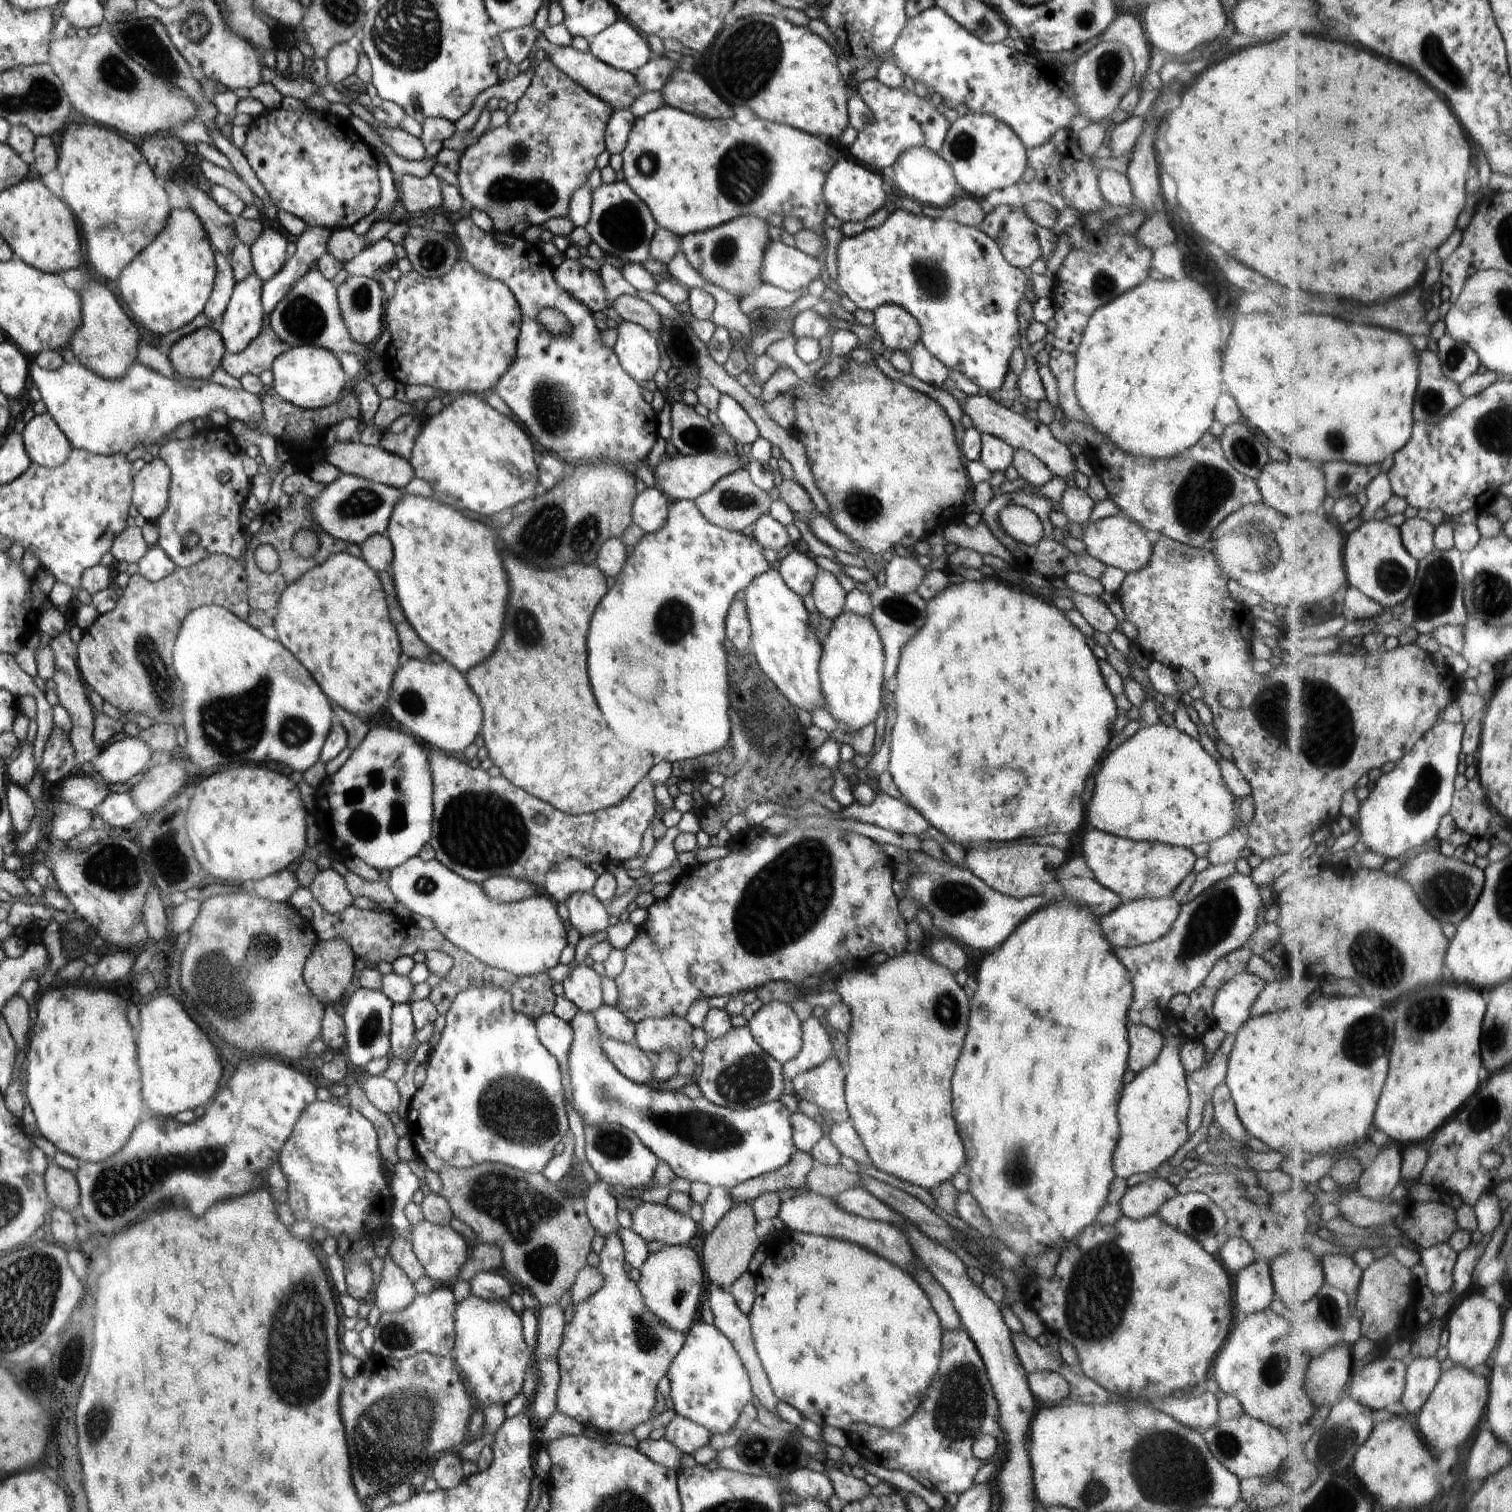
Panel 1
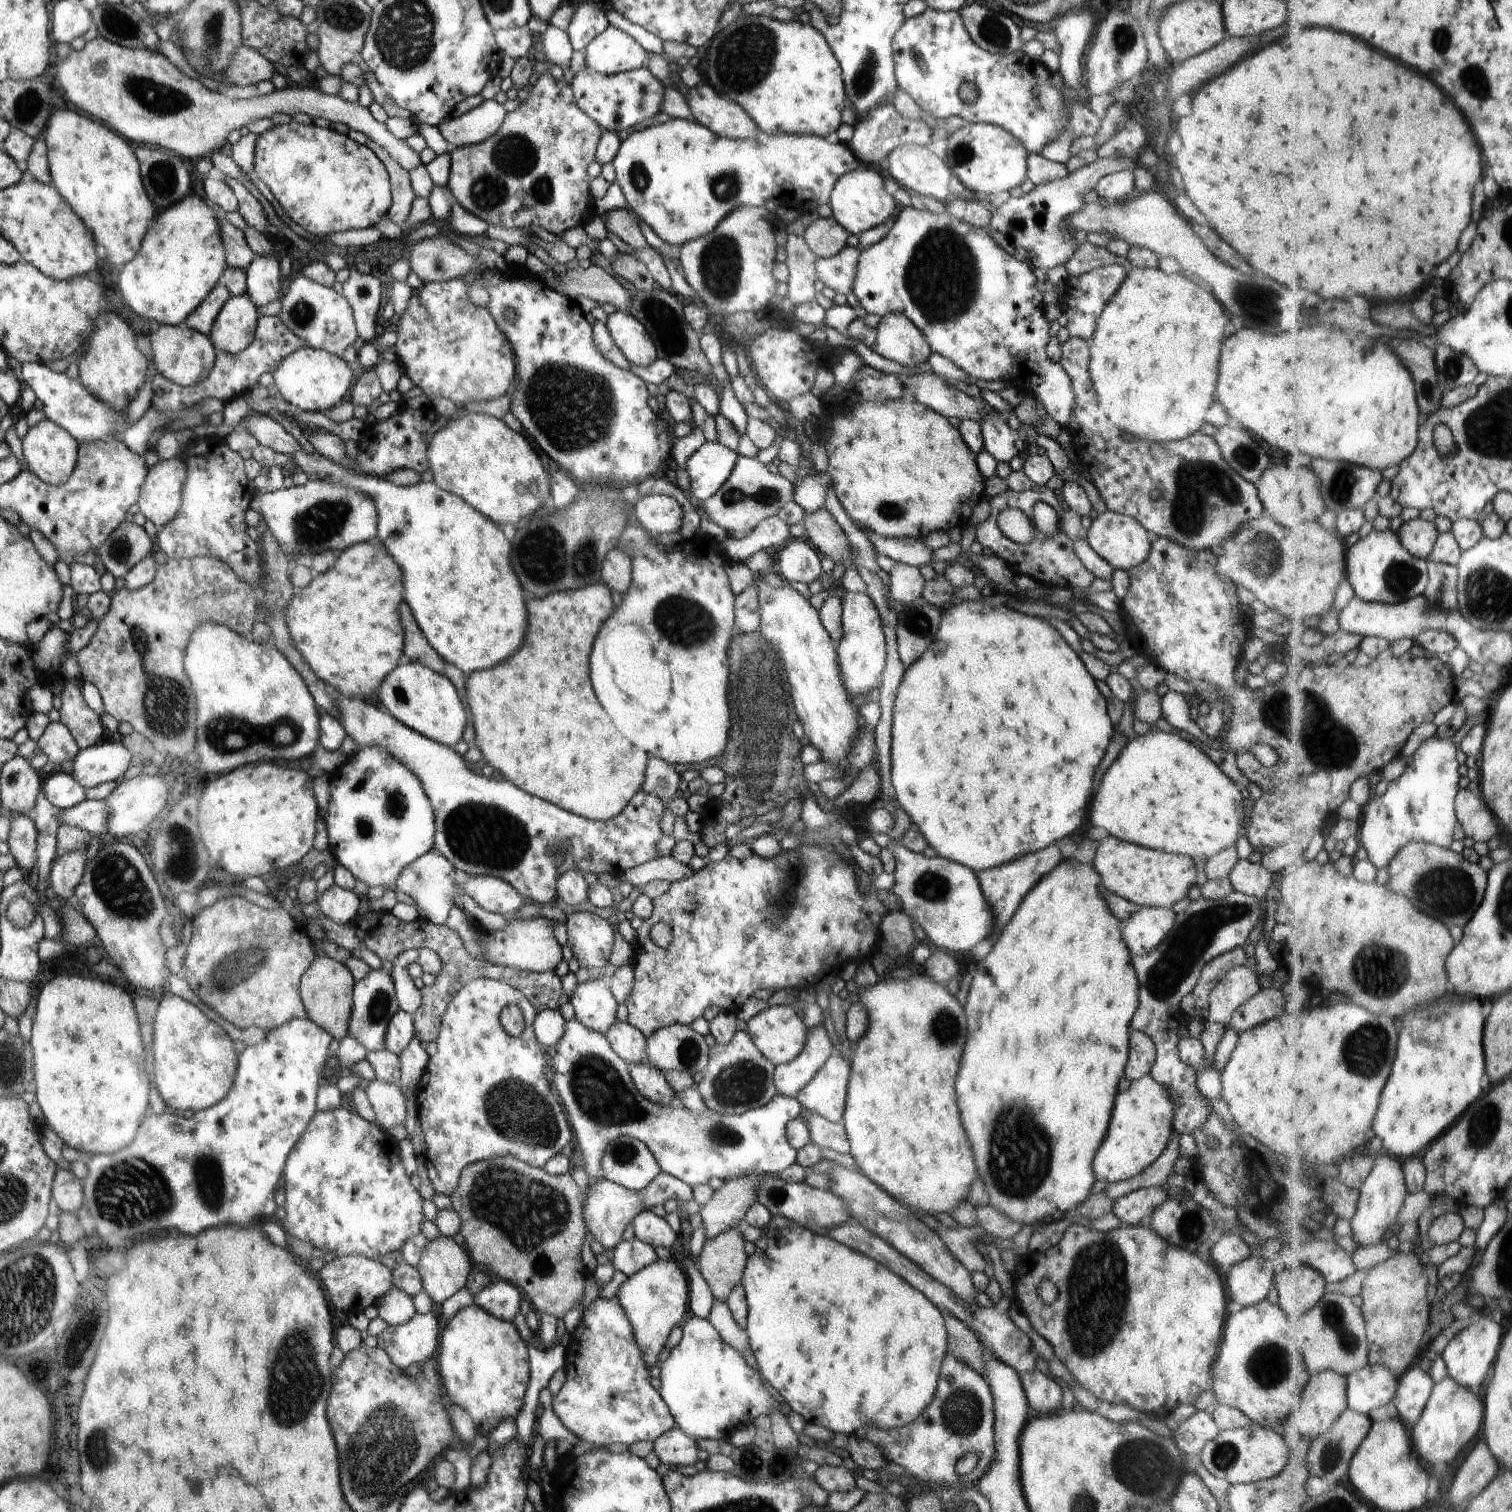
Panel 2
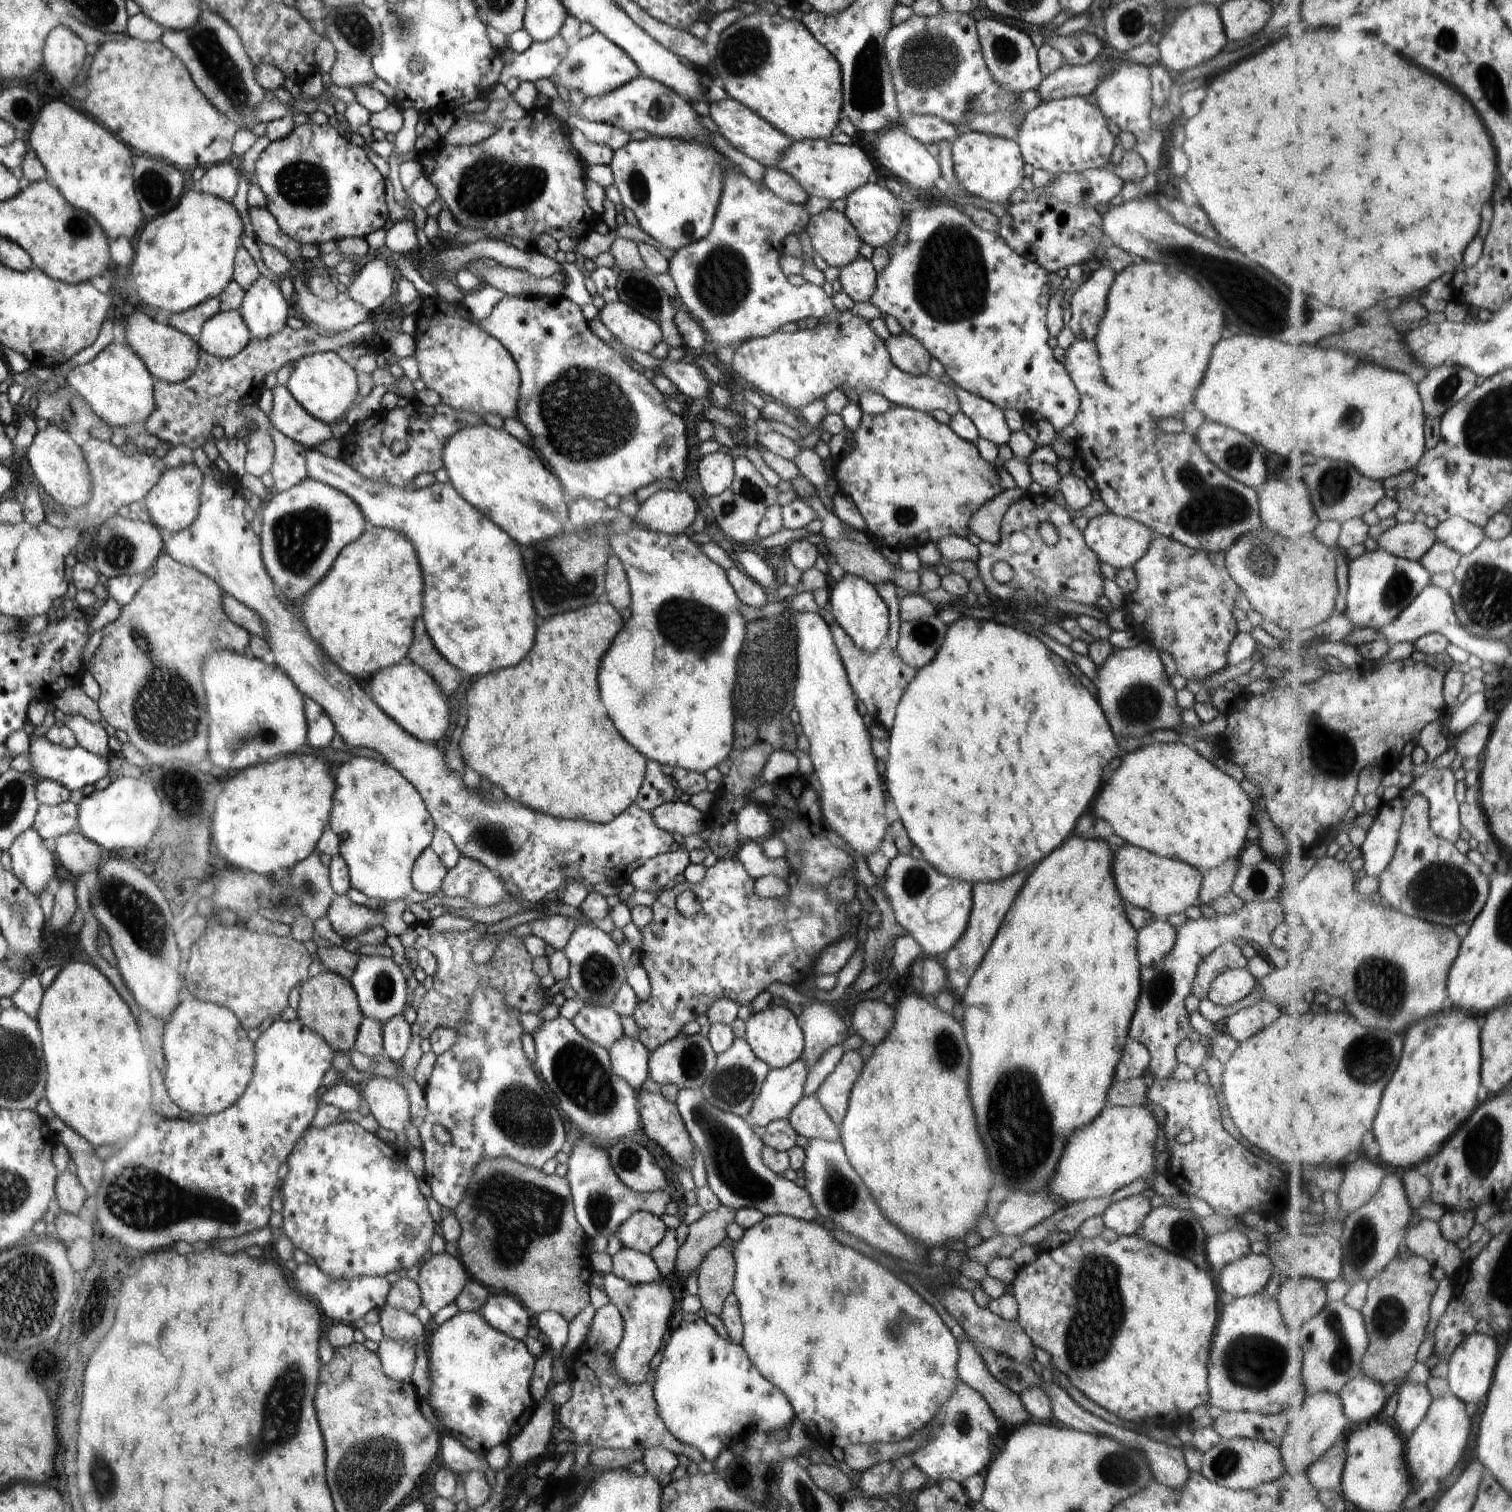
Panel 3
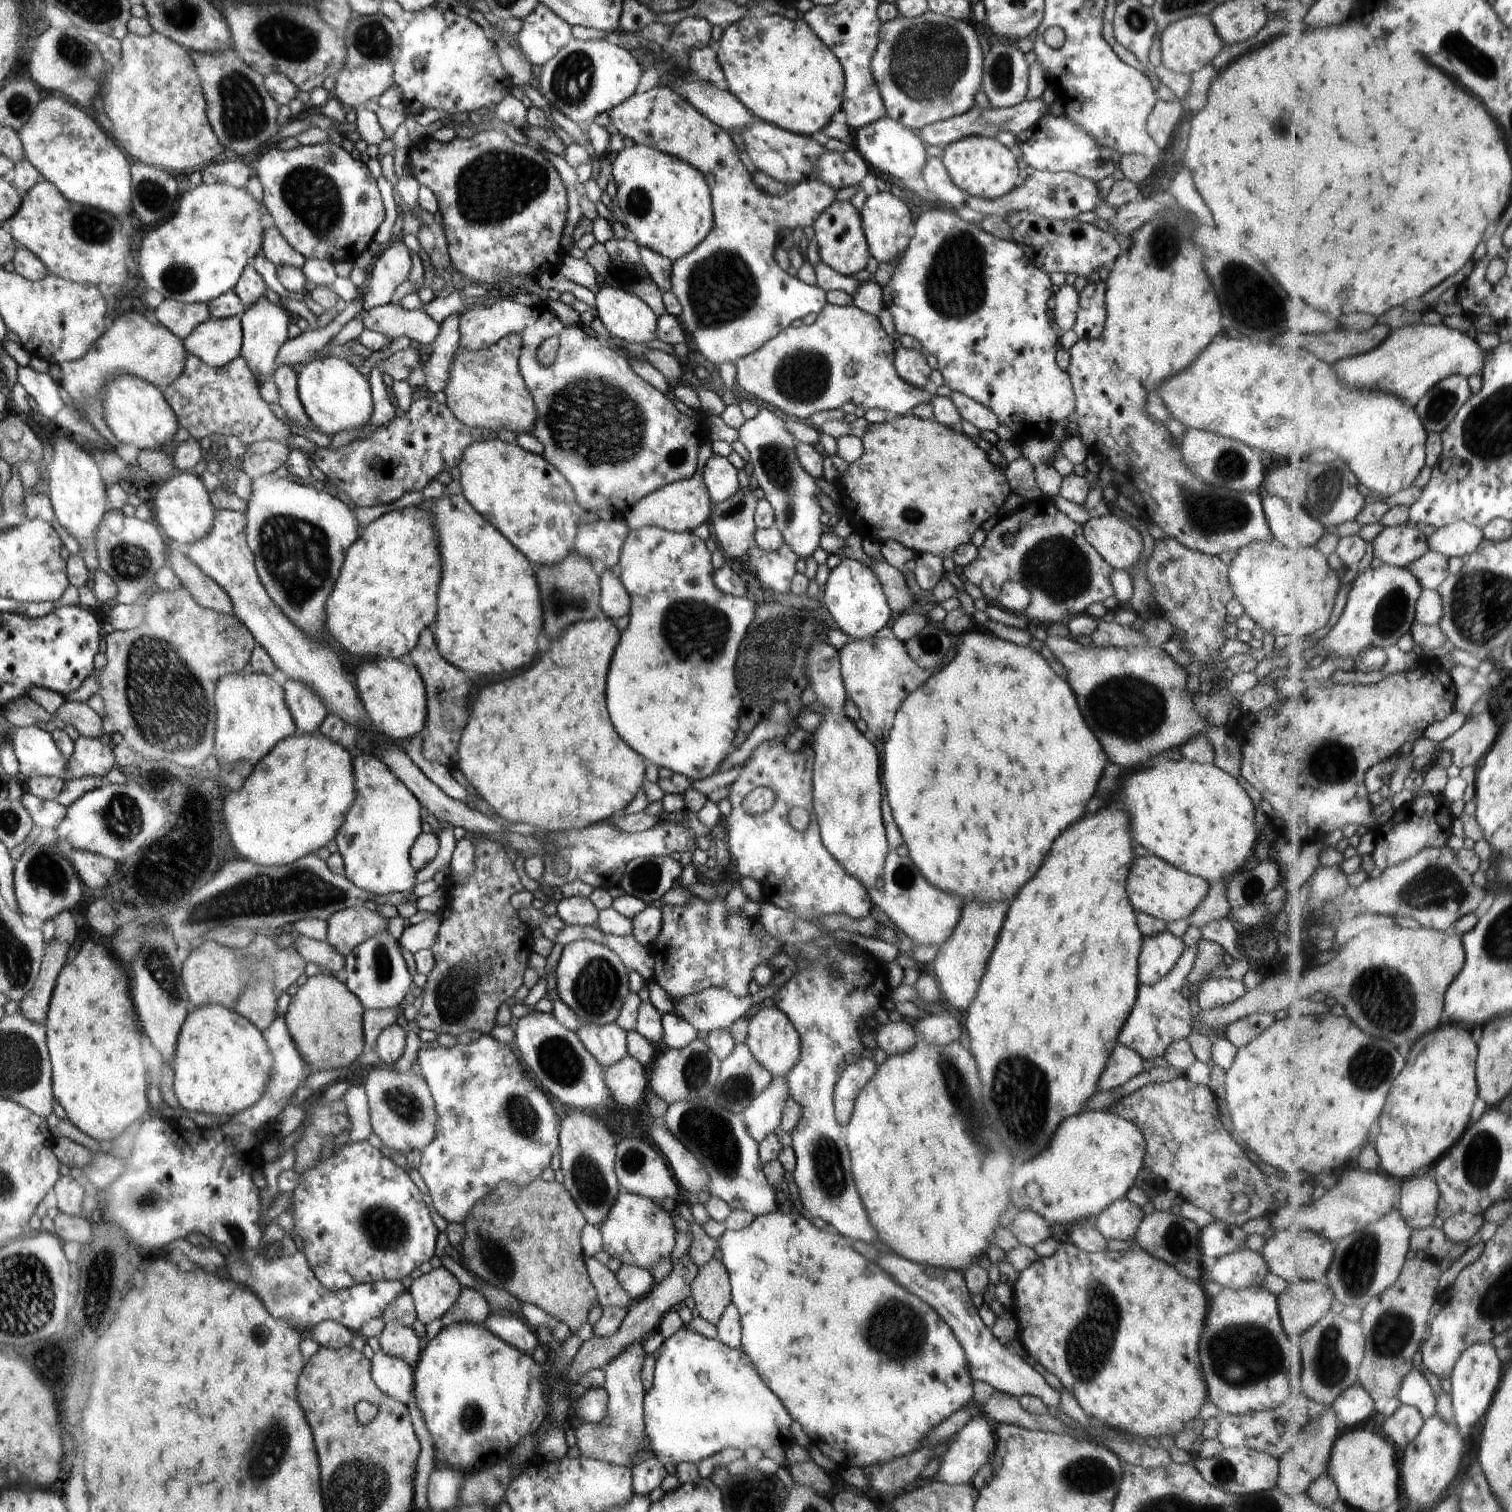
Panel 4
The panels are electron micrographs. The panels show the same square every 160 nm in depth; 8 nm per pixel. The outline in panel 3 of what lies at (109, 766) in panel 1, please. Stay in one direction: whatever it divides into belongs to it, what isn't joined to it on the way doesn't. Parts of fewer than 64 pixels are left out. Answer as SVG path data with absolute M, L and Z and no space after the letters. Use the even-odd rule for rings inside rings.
M35 735L30 737L28 754L32 768L29 771L35 778L40 777L44 780L50 779L57 782L68 790L82 790L88 784L102 785L100 778L108 774L108 762L110 757L104 758L82 747L64 748L63 746L53 743L46 735Z

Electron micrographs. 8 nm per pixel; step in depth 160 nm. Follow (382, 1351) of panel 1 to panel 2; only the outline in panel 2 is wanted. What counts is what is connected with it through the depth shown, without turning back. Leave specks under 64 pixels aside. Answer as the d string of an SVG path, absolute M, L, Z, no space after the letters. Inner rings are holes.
M416 1313L406 1324L386 1327L376 1336L390 1360L404 1370L432 1358L439 1348L440 1328L432 1315Z

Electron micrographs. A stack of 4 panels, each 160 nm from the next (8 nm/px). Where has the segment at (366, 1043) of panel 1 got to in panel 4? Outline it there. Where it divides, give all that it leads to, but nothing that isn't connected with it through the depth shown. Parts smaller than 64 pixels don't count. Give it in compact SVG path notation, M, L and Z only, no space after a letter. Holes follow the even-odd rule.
M382 931L361 942L345 956L342 978L348 990L358 997L366 1009L398 1007L407 1002L413 984L408 967L402 957L401 944L389 931Z

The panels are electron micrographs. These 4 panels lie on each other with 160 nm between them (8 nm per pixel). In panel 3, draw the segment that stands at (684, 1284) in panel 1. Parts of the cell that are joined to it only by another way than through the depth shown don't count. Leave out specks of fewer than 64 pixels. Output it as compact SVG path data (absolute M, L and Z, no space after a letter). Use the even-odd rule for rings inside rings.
M608 1273L602 1280L604 1292L621 1314L624 1321L622 1340L616 1348L611 1363L613 1373L618 1380L635 1385L646 1381L650 1363L658 1359L658 1350L662 1348L664 1333L668 1330L674 1302L673 1288L670 1276L650 1284L633 1285L615 1274Z

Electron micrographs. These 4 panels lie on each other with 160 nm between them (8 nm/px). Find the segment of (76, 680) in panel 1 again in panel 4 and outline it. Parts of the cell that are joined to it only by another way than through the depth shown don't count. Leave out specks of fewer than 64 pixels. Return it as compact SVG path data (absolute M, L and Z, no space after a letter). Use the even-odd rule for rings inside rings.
M80 735L75 740L75 749L67 760L63 780L74 780L84 776L100 776L104 779L115 767L115 756L108 745L102 744L100 739L91 739Z

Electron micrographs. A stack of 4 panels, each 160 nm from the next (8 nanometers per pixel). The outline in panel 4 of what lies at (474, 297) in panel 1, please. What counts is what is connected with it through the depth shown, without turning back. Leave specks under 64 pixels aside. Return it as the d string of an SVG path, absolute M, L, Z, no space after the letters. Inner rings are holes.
M511 334L496 344L479 351L467 351L459 346L452 364L450 381L445 387L446 404L462 424L487 428L497 433L504 429L514 434L532 434L537 410L531 392L519 371L521 336Z

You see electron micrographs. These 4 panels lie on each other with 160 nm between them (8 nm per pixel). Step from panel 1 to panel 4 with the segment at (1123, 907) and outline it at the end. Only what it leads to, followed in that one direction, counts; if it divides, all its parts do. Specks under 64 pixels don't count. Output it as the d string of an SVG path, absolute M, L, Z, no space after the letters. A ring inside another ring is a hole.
M1168 930L1144 937L1138 957L1139 986L1153 985L1162 980L1175 967L1184 951L1182 939Z

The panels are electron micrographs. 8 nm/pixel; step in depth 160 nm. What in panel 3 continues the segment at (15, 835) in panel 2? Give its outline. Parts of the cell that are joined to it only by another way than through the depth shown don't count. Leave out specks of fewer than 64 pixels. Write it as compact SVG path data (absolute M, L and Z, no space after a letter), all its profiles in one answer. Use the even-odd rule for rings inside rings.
M34 830L24 831L8 849L11 856L12 874L37 897L53 882L56 861L46 849L43 838Z

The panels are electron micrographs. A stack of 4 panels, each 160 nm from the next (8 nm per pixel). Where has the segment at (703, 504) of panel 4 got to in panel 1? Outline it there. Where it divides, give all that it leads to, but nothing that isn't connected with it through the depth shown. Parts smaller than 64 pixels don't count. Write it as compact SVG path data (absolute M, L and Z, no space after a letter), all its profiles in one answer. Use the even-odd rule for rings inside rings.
M647 487L634 499L632 520L646 533L658 532L666 524L669 504L670 498L660 489Z

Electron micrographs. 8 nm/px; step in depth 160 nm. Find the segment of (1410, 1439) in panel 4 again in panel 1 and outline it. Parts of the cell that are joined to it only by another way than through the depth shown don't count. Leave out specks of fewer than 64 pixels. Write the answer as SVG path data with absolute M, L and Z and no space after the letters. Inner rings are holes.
M1418 1357L1409 1366L1407 1387L1401 1402L1408 1416L1417 1418L1442 1378L1442 1362L1437 1357Z

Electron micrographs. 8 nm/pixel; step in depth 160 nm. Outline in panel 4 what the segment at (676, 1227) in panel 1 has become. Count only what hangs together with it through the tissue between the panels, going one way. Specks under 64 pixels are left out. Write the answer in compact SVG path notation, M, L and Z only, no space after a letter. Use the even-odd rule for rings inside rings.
M624 1189L615 1196L603 1223L599 1224L603 1251L609 1257L620 1260L622 1265L634 1265L652 1272L652 1268L670 1257L676 1244L676 1223L673 1215L666 1212L660 1203Z

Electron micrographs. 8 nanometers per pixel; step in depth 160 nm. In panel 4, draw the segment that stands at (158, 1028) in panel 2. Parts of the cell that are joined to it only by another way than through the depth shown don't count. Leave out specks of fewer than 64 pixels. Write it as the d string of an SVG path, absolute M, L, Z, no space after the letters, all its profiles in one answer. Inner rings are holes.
M222 1005L194 1008L182 1023L172 1062L173 1091L185 1113L231 1116L254 1106L271 1082L273 1054L251 1022Z

